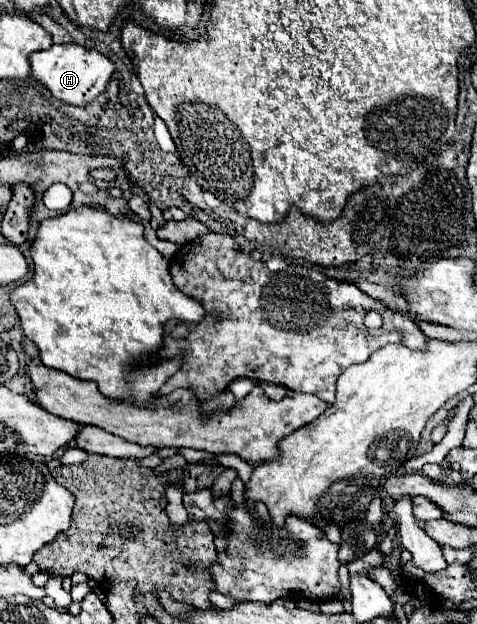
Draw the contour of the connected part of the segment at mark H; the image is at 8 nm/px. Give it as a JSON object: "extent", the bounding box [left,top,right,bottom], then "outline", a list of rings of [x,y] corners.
{"extent":[30,43,114,107],"outline":[[[76,43],[52,45],[46,51],[32,53],[30,67],[32,67],[32,77],[40,85],[44,85],[52,93],[54,99],[66,105],[74,105],[74,107],[84,107],[90,101],[94,101],[98,95],[102,95],[114,73],[114,65],[110,59],[106,59],[96,49],[84,49]]]}

